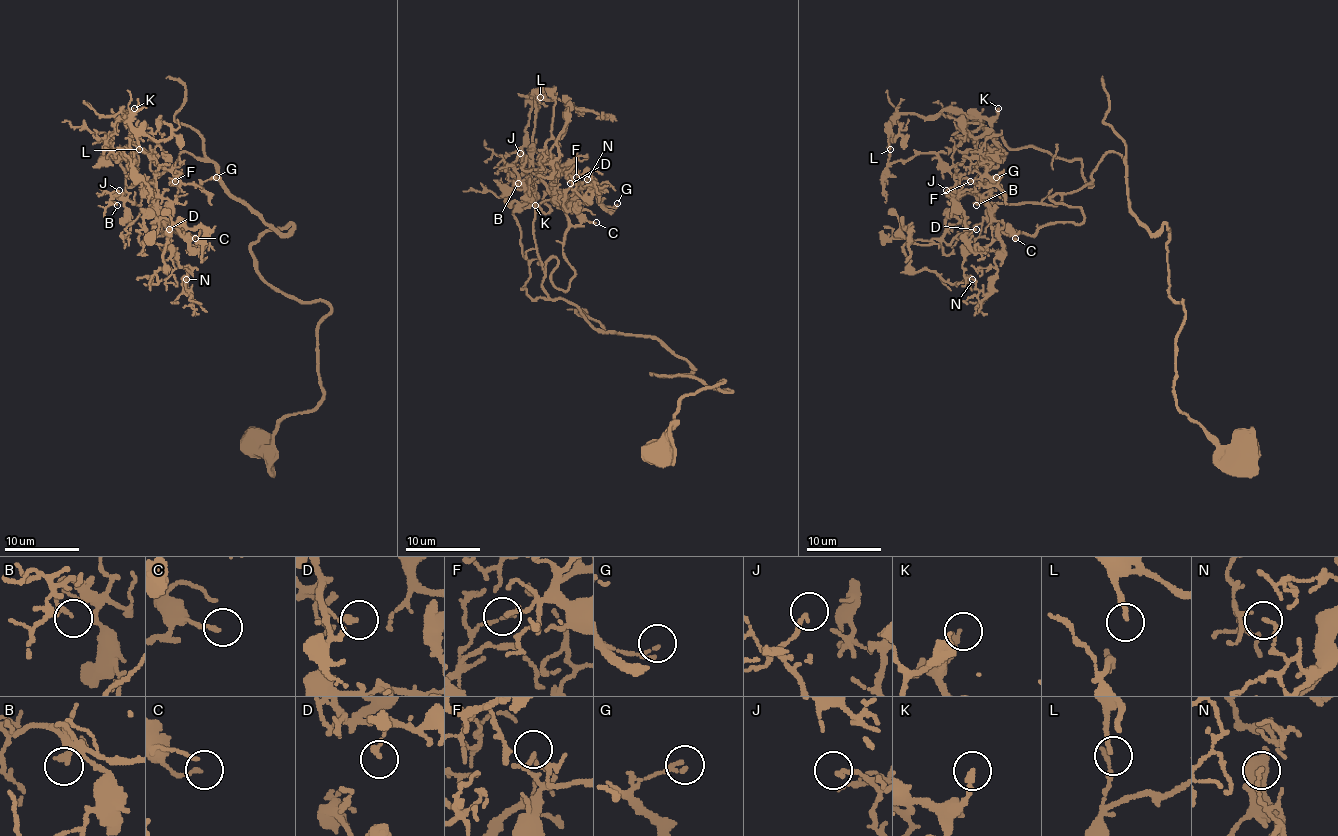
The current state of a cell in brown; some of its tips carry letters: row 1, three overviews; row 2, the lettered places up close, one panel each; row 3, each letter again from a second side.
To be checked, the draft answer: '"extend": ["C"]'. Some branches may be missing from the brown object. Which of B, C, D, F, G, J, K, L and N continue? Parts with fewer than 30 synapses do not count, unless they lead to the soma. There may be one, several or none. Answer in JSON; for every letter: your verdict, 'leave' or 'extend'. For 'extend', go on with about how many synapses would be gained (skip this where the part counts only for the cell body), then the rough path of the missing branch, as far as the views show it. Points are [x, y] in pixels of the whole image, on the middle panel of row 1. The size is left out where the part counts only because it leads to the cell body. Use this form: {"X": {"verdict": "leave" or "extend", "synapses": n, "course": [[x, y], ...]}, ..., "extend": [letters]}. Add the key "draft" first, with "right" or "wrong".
{"draft": "wrong", "B": {"verdict": "leave"}, "C": {"verdict": "leave"}, "D": {"verdict": "leave"}, "F": {"verdict": "leave"}, "G": {"verdict": "leave"}, "J": {"verdict": "leave"}, "K": {"verdict": "extend", "synapses": 400, "course": [[535, 205], [537, 233], [516, 250], [538, 306], [505, 265], [499, 200], [503, 105], [522, 105]]}, "L": {"verdict": "leave"}, "N": {"verdict": "leave"}, "extend": ["K"]}

